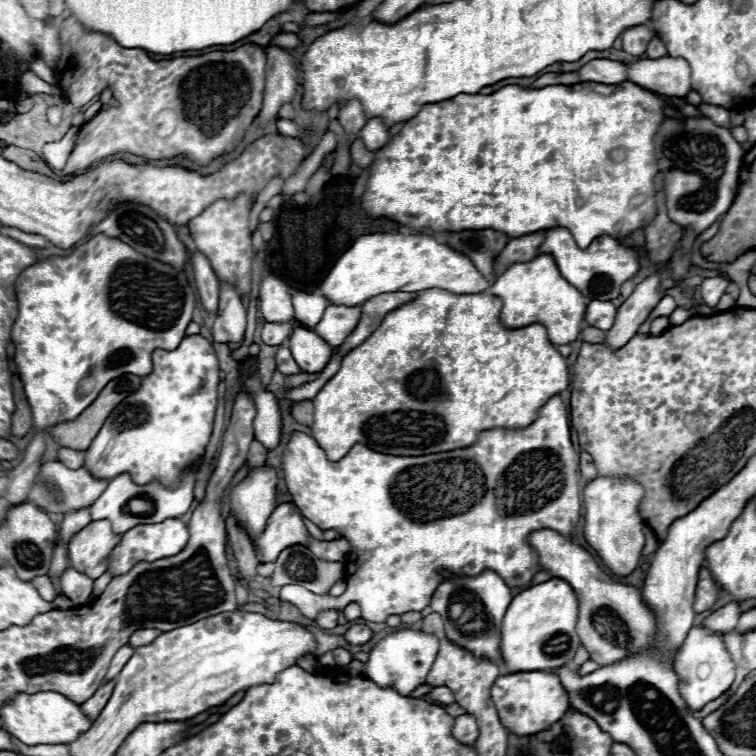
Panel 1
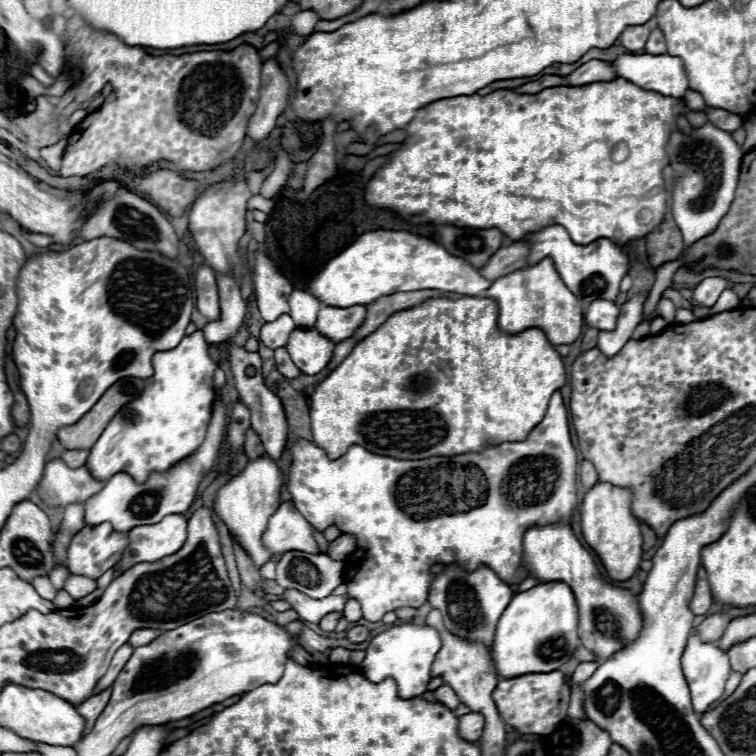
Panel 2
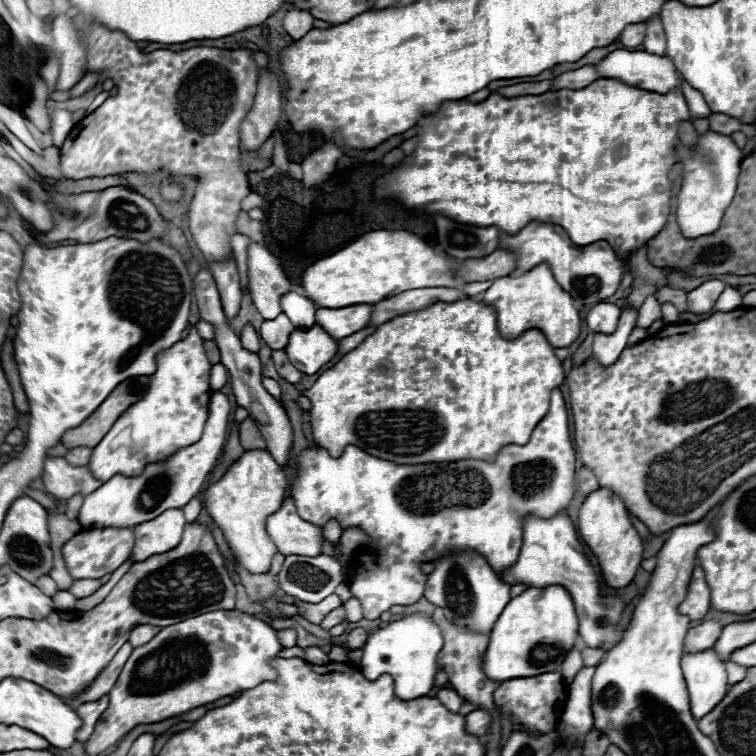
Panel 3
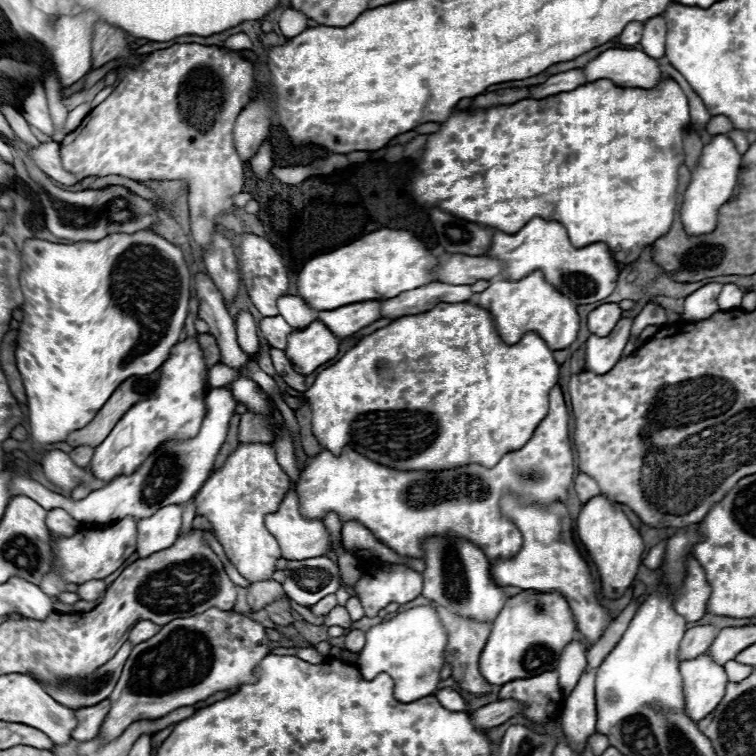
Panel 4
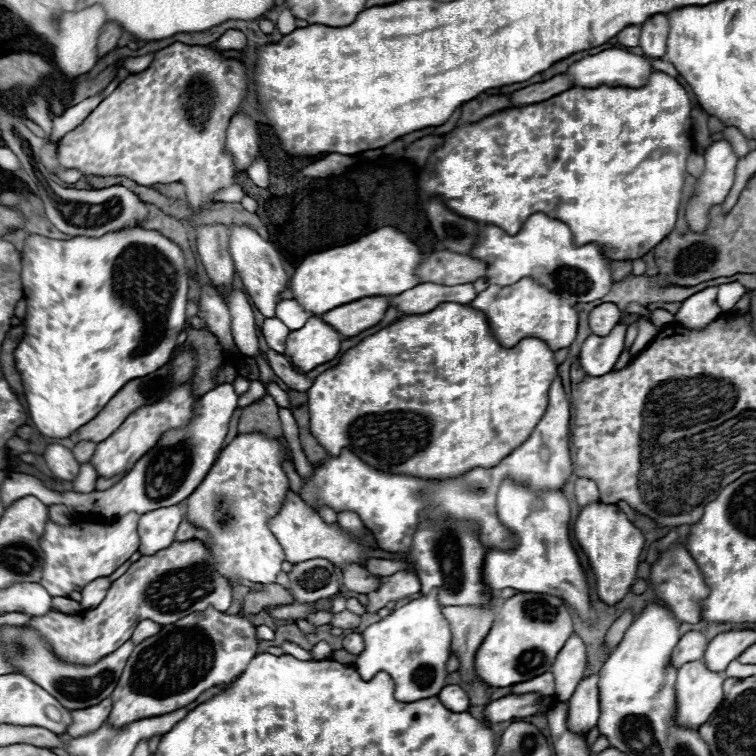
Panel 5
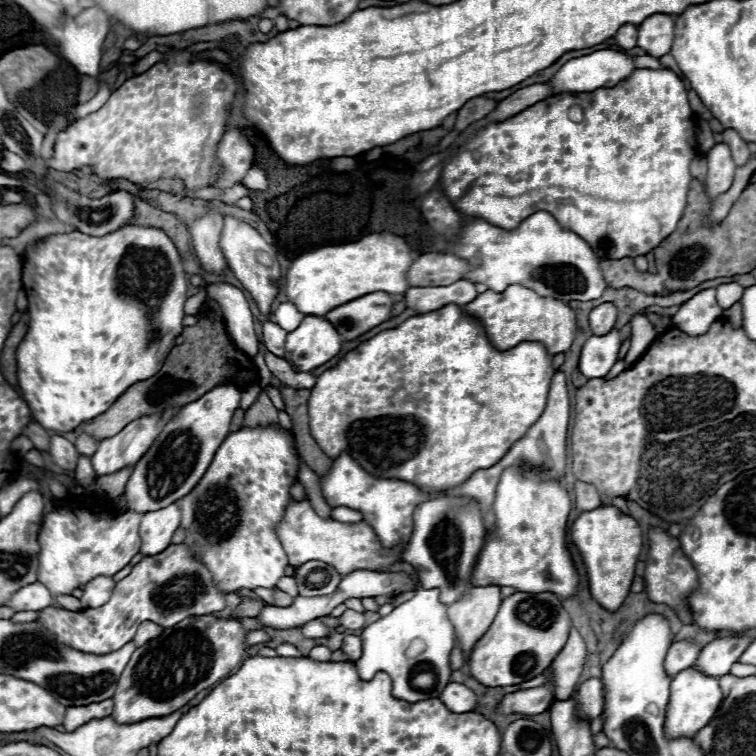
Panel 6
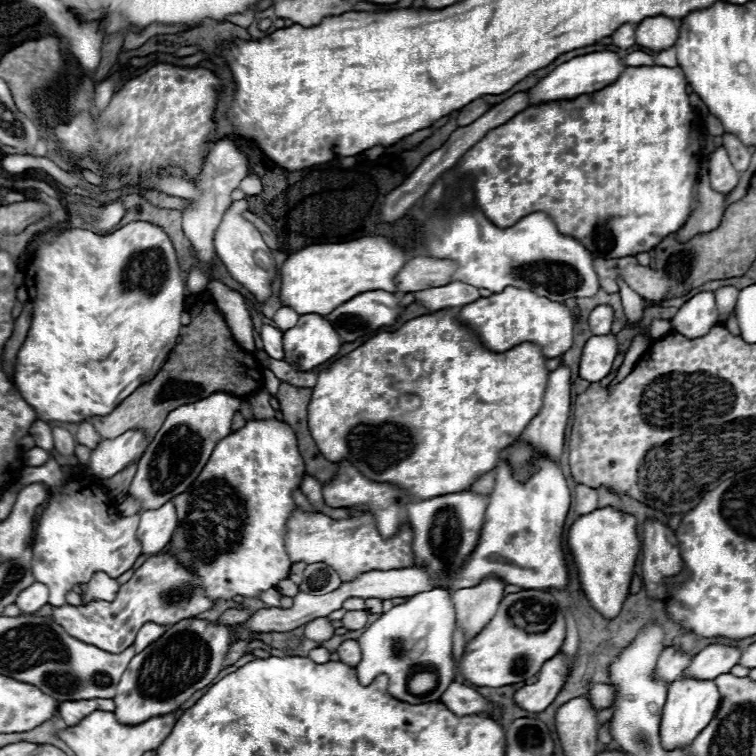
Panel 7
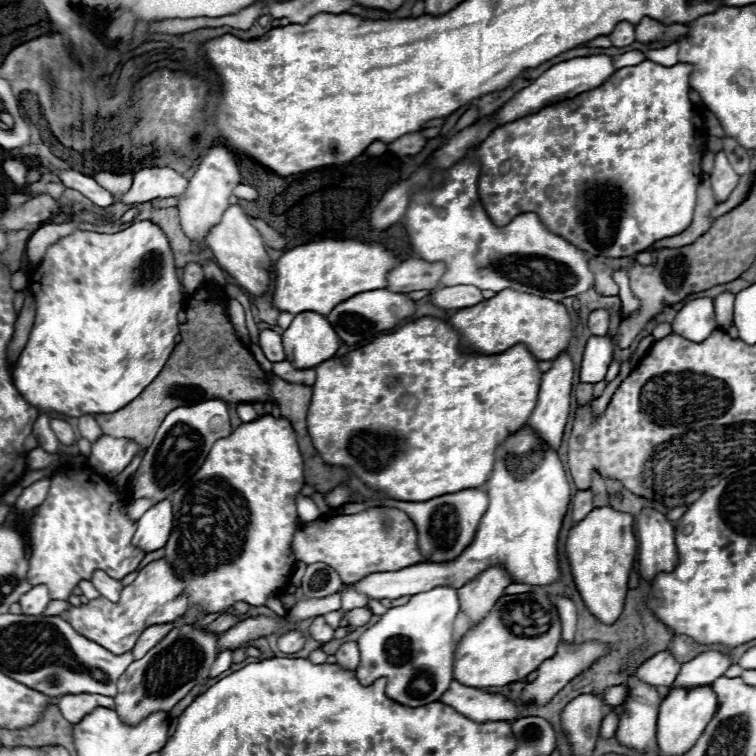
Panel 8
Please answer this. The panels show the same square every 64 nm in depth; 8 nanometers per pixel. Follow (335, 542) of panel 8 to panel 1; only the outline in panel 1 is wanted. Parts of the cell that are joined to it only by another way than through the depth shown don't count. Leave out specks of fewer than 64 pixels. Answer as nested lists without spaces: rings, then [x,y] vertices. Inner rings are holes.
[[[292,502],[280,504],[268,518],[266,528],[256,538],[256,556],[260,562],[274,562],[290,544],[306,546],[306,542],[308,530],[298,508]]]

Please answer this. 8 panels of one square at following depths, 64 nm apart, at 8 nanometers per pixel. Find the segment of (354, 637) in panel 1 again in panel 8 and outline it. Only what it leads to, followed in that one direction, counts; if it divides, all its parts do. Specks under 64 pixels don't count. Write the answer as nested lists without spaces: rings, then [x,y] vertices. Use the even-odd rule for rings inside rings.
[[[344,642],[334,656],[336,656],[338,664],[348,668],[348,670],[356,670],[356,666],[360,662],[360,652],[358,652],[356,642]]]

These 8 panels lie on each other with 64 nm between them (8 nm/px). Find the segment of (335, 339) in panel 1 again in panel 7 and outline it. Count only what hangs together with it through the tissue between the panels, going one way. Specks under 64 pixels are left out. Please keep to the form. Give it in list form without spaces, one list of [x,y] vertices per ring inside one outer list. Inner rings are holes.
[[[370,290],[354,296],[352,300],[338,306],[326,316],[336,328],[344,342],[354,342],[356,338],[396,322],[400,308],[400,296],[384,290]]]

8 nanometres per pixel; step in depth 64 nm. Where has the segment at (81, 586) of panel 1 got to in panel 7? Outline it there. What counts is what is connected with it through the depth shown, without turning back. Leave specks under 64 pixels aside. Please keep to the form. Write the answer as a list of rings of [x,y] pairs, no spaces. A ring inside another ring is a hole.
[[[96,572],[86,586],[88,586],[88,590],[82,594],[82,602],[84,604],[96,602],[96,600],[110,602],[110,600],[114,600],[114,596],[116,596],[116,592],[120,588],[120,584],[114,578],[106,576],[102,572]]]

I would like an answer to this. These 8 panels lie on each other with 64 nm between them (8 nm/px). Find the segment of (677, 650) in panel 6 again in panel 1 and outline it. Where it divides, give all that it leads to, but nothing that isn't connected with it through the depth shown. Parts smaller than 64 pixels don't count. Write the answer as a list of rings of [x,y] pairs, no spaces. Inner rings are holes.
[[[736,600],[736,602],[730,602],[730,604],[718,608],[716,612],[712,612],[712,614],[704,620],[704,624],[706,624],[706,628],[710,628],[712,632],[724,634],[724,632],[730,632],[730,630],[738,624],[740,616],[742,616],[742,602]]]

